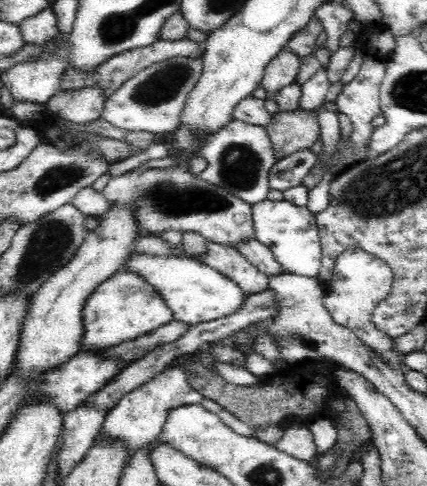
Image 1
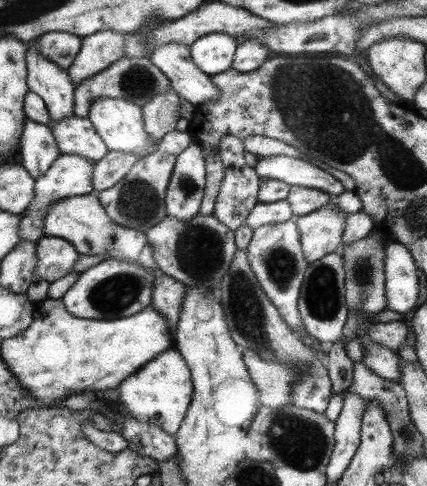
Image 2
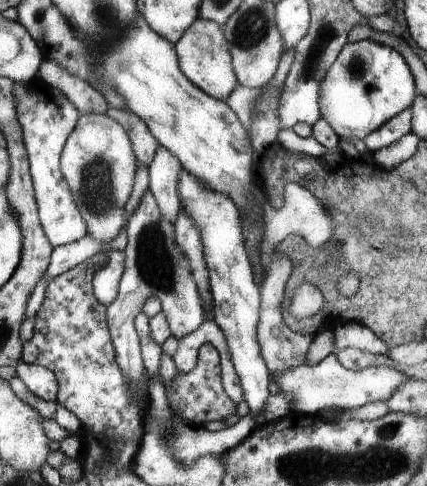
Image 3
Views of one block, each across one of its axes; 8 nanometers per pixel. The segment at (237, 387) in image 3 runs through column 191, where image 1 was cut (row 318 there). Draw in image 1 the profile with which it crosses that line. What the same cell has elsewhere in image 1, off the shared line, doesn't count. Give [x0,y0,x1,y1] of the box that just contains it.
[324,248,406,372]

